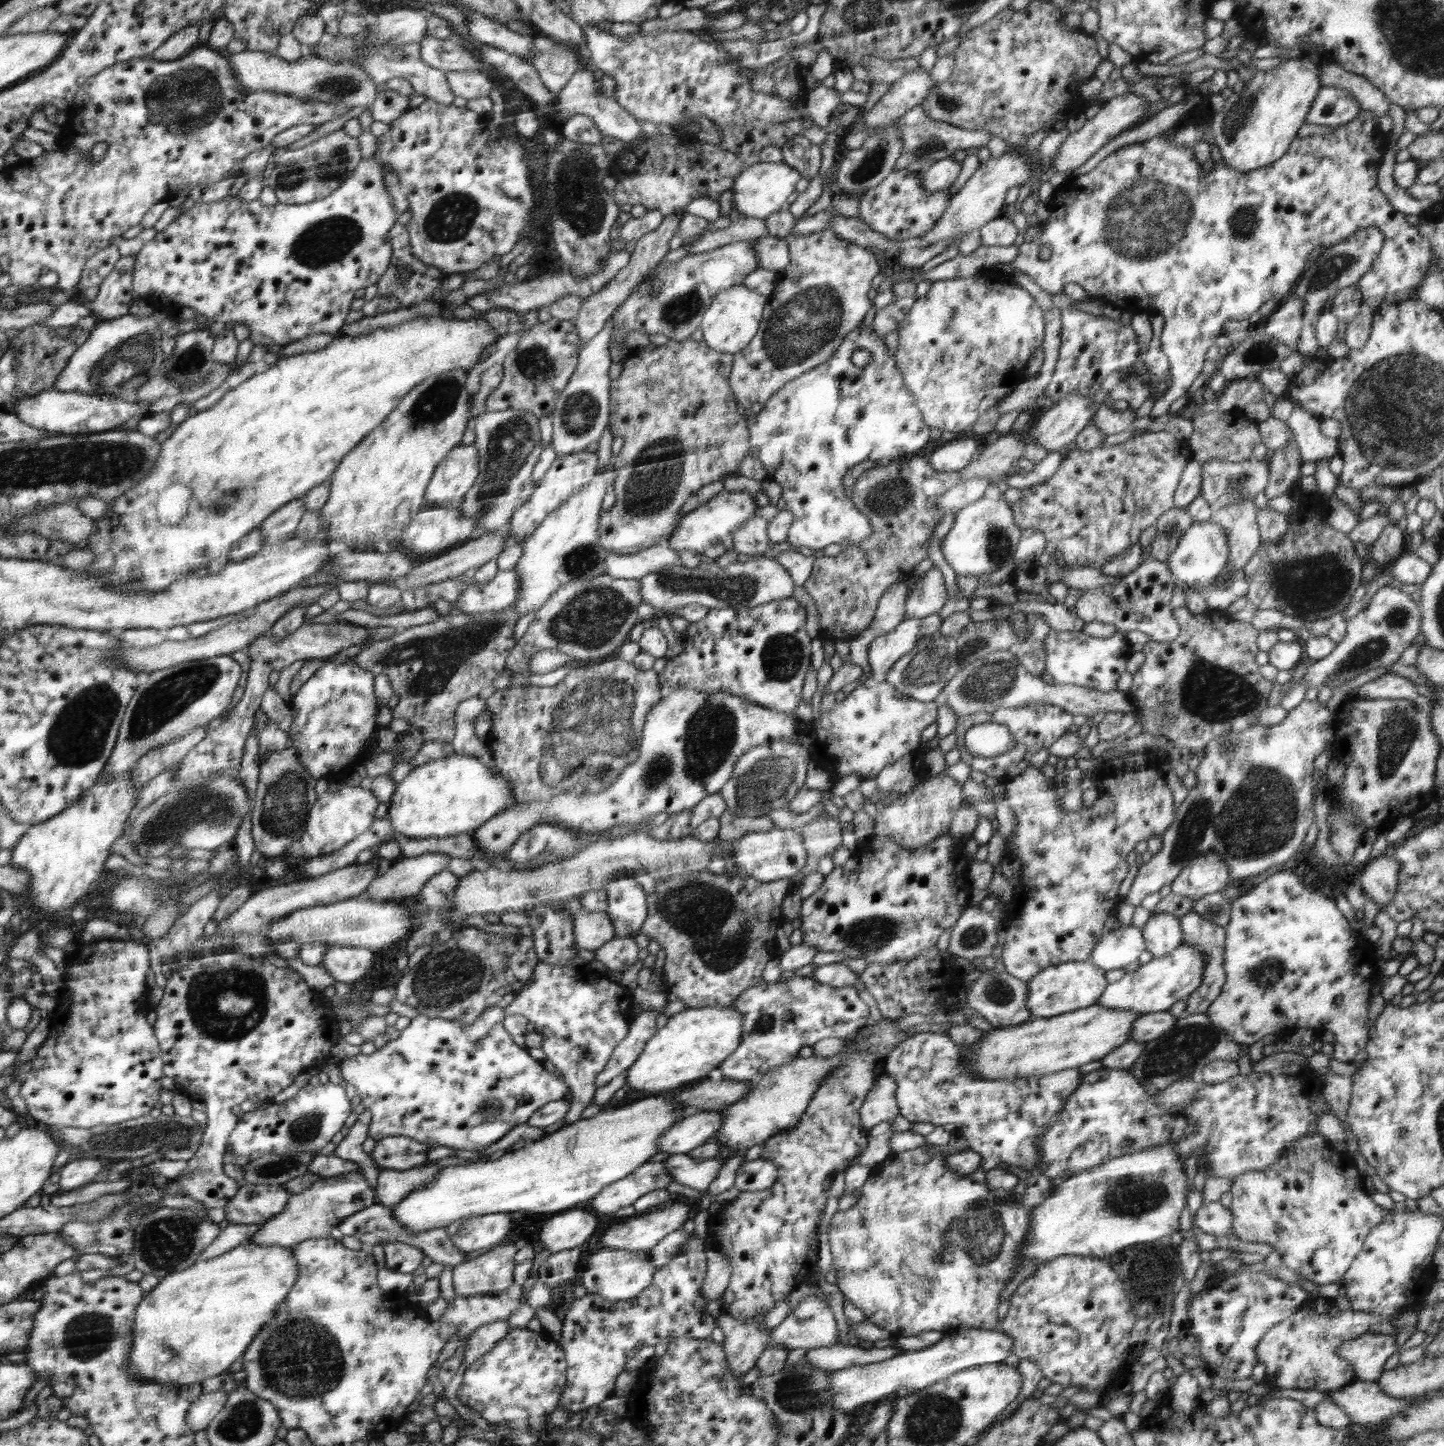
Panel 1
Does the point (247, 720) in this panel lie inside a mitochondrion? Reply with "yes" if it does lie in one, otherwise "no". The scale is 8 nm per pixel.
no

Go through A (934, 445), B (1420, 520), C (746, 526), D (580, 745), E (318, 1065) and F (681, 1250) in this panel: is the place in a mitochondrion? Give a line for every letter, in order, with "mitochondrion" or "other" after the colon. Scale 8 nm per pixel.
A: other
B: other
C: other
D: mitochondrion
E: other
F: other

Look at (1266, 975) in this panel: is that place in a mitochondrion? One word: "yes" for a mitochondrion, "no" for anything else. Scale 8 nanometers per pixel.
yes

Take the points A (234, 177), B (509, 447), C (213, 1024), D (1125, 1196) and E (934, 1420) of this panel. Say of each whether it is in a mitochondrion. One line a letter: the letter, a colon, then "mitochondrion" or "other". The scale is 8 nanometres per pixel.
A: other
B: mitochondrion
C: mitochondrion
D: mitochondrion
E: mitochondrion

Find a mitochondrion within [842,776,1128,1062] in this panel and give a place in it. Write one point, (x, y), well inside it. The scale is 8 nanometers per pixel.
(1000, 993)

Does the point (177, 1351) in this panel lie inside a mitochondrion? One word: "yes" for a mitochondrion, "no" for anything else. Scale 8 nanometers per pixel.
yes

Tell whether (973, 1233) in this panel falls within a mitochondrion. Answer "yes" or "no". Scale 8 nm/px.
yes

